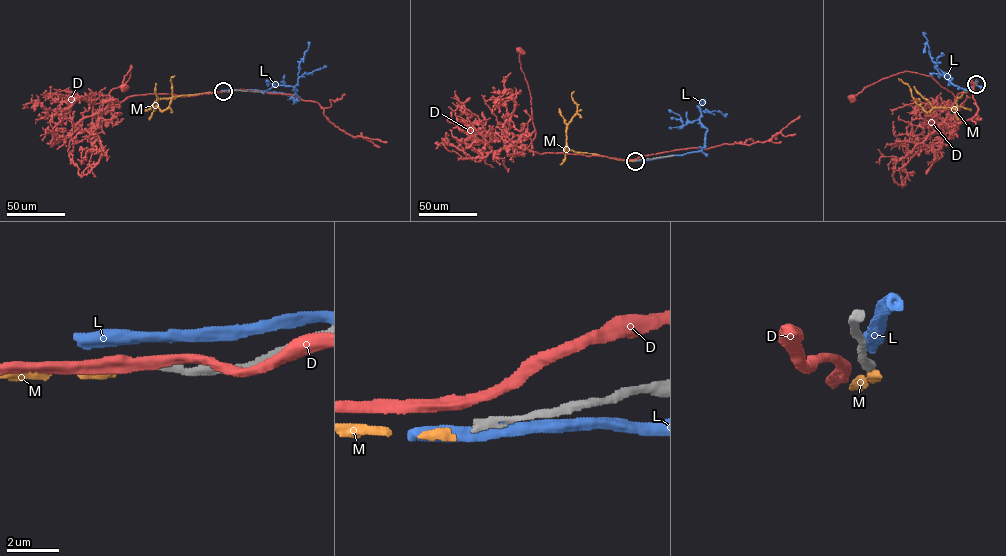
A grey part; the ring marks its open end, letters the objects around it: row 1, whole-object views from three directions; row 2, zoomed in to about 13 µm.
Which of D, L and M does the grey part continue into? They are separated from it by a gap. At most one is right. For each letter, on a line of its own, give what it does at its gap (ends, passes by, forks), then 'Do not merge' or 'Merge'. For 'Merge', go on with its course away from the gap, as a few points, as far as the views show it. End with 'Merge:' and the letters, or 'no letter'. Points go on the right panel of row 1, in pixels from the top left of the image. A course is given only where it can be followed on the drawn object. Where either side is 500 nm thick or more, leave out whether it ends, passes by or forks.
D: It passes by. Do not merge
L: It passes by. Do not merge
M: It ends there. Do not merge
Merge: no letter

